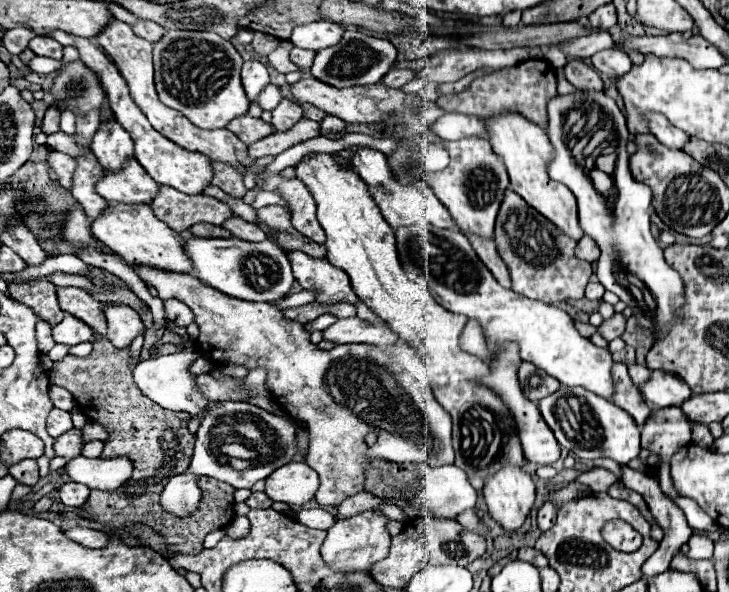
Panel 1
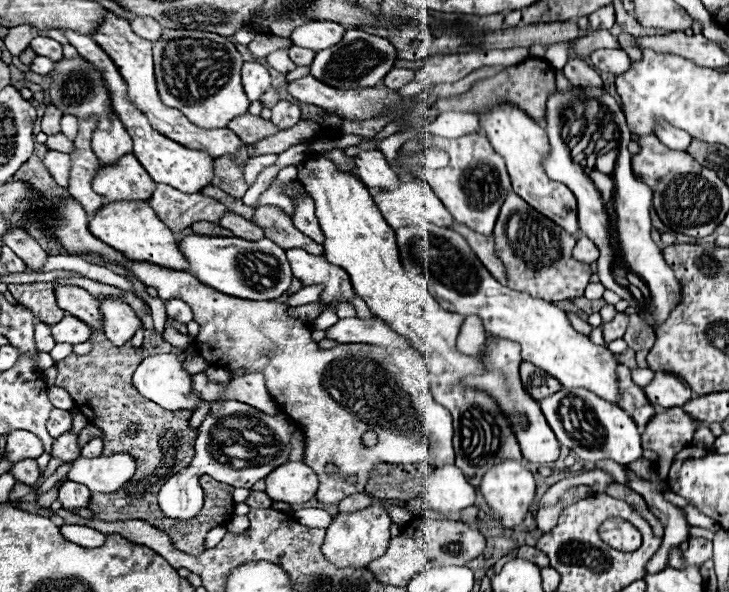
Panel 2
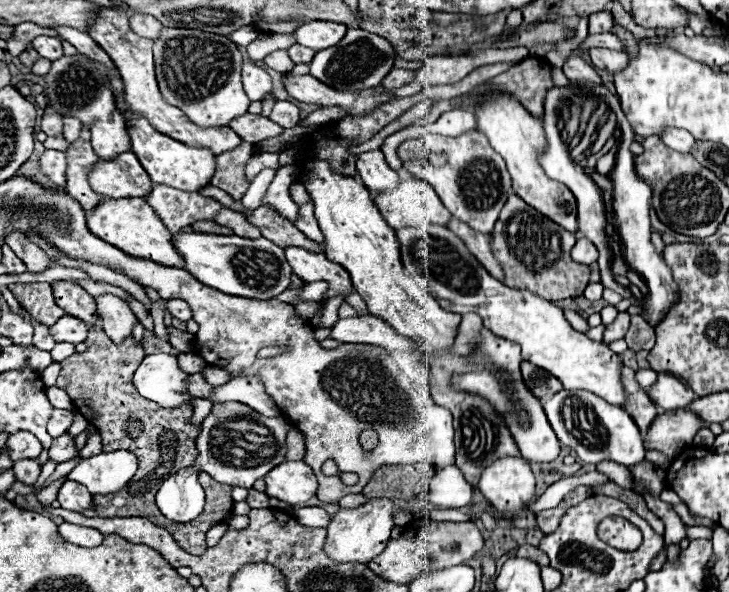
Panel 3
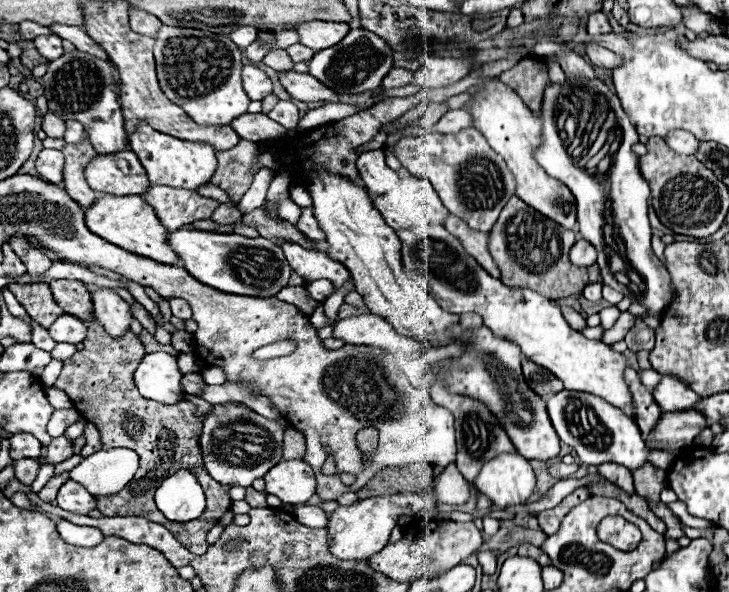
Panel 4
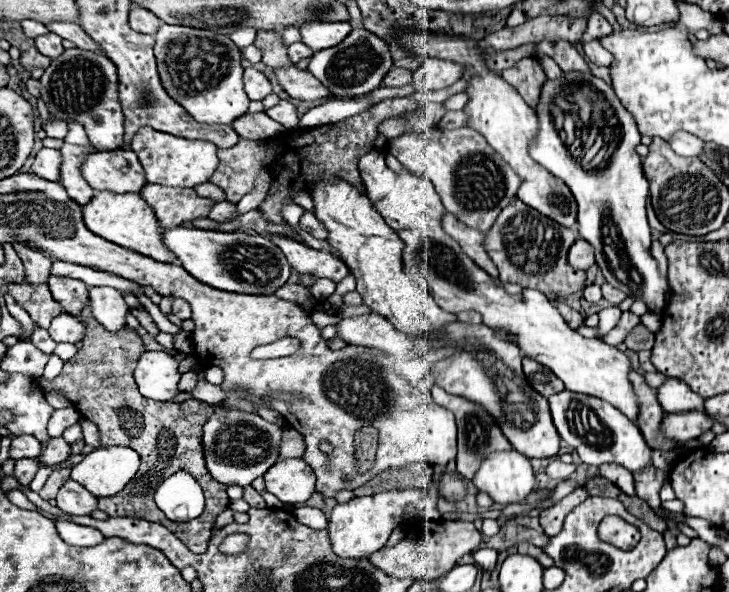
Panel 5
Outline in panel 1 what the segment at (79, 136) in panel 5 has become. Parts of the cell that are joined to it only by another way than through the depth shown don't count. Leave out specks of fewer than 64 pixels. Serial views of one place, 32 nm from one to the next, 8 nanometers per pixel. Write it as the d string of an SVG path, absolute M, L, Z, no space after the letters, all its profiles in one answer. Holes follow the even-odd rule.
M62 112L62 122L60 122L60 130L66 132L68 136L76 134L76 116L70 112Z

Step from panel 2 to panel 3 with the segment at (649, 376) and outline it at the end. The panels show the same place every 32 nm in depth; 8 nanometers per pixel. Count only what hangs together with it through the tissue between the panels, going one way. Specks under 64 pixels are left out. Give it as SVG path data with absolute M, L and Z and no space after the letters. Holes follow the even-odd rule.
M642 368L636 372L636 380L640 382L642 388L650 388L654 384L654 380L658 380L658 372L654 372L650 368Z

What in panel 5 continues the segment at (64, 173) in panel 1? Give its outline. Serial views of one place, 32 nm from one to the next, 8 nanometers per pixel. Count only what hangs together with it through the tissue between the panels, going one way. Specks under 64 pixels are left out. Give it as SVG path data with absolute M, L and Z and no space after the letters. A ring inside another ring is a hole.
M42 148L32 164L32 174L58 182L60 180L60 152L54 148Z

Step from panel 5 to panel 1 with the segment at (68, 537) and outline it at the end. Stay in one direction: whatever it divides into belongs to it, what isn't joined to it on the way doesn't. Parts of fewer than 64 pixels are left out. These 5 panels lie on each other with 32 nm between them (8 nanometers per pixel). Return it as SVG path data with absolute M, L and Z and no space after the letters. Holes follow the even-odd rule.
M74 526L74 528L64 530L64 534L66 534L70 540L74 540L74 542L86 546L86 548L102 548L102 546L108 544L108 534L98 532L98 530L92 530L92 528Z

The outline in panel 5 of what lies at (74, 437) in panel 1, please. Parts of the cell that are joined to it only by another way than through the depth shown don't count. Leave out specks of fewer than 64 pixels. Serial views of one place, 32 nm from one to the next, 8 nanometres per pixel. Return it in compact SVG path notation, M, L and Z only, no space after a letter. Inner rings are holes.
M58 438L58 440L52 440L52 442L44 448L44 452L40 454L38 460L40 460L42 466L54 468L54 466L62 464L64 460L68 460L68 456L70 456L70 444L66 444L62 438Z

